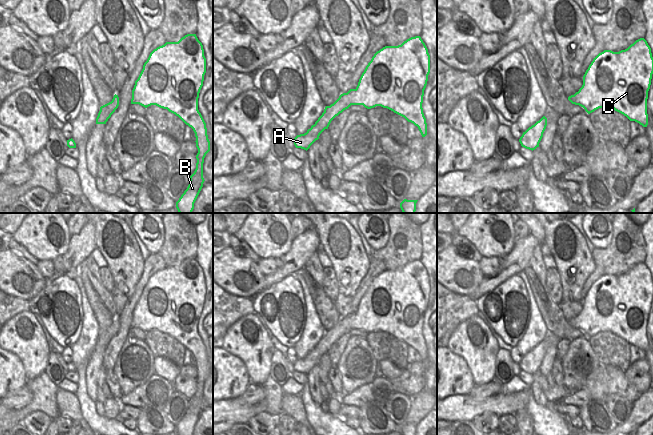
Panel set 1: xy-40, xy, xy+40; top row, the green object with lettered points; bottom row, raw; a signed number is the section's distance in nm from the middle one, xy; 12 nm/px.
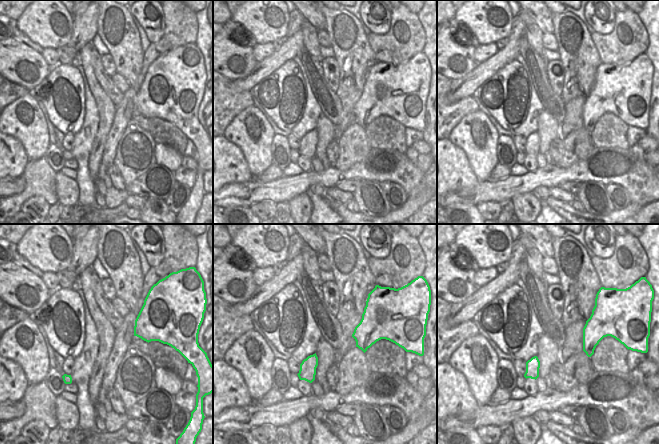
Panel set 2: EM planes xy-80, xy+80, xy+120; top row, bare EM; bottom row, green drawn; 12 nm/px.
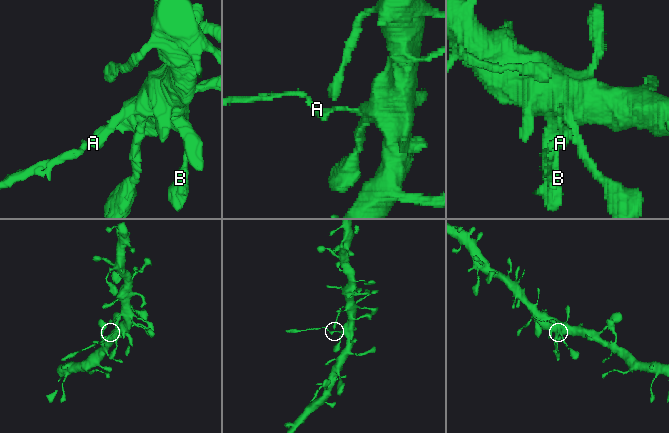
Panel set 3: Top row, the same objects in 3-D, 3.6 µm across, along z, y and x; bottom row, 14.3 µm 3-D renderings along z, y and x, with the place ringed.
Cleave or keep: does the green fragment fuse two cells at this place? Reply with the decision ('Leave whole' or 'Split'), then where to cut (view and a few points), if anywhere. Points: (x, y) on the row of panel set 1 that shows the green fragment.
Split. Split along xy (347, 92), (350, 95), (351, 104).

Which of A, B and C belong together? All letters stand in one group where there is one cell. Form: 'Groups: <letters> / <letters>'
Groups: A / B C.

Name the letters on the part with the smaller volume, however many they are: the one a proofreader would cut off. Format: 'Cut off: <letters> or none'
Cut off: A.

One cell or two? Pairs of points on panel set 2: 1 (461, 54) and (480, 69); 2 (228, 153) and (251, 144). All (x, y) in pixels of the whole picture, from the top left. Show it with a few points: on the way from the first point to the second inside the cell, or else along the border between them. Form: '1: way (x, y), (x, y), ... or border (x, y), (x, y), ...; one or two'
1: border (478, 63), (469, 72), (456, 79); two
2: border (223, 135), (241, 150), (250, 169); two

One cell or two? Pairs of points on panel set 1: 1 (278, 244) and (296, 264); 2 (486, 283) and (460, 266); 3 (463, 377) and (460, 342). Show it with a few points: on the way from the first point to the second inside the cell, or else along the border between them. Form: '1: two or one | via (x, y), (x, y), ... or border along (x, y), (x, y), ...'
1: two | border along (294, 238), (291, 247), (283, 255)
2: two | border along (484, 276), (479, 285), (468, 295)
3: two | border along (447, 347), (463, 358), (472, 378)

